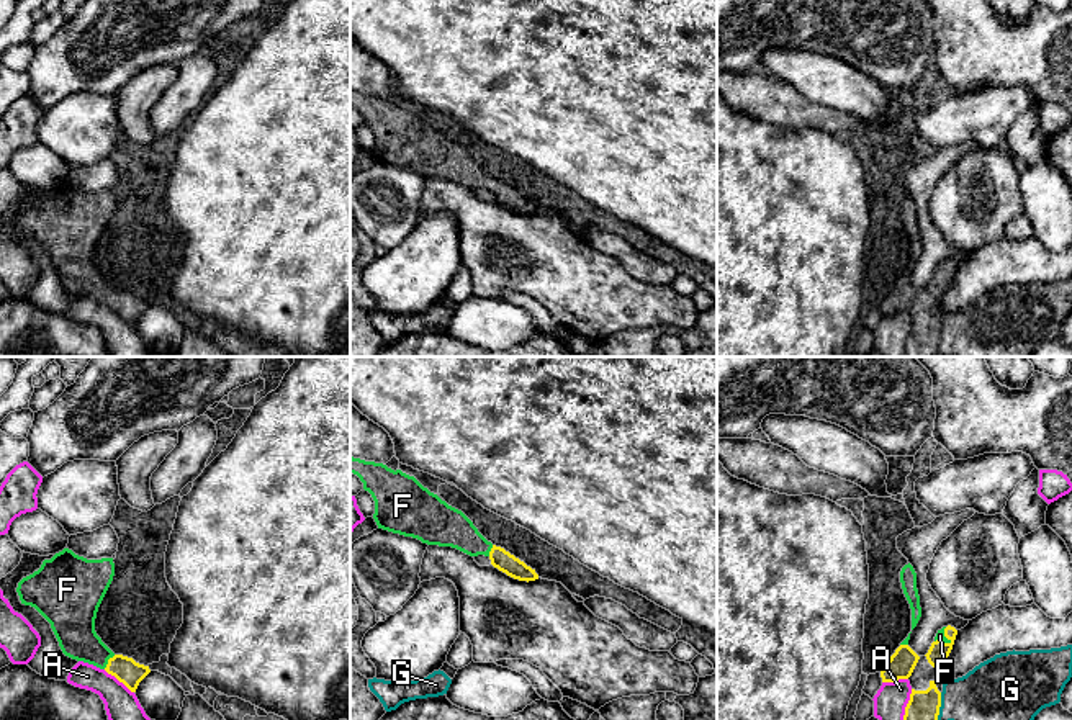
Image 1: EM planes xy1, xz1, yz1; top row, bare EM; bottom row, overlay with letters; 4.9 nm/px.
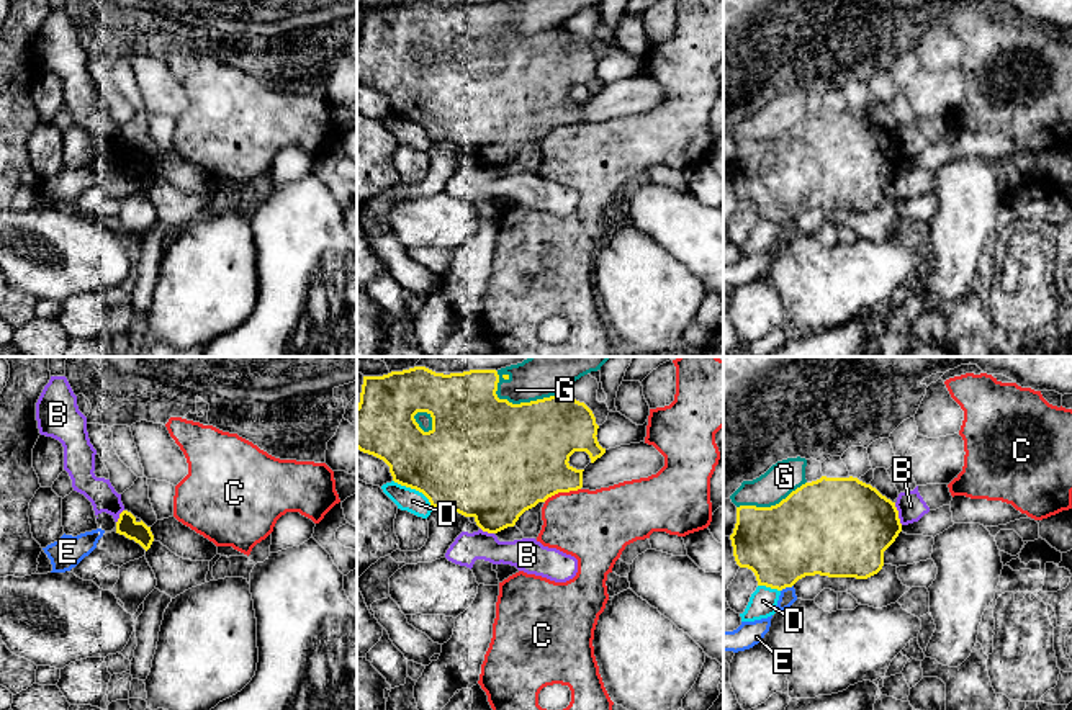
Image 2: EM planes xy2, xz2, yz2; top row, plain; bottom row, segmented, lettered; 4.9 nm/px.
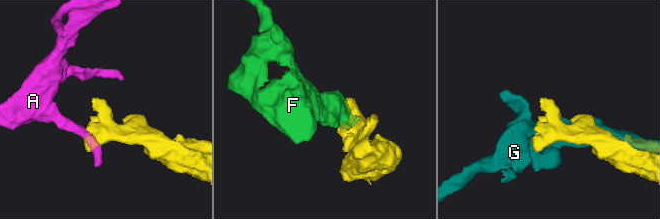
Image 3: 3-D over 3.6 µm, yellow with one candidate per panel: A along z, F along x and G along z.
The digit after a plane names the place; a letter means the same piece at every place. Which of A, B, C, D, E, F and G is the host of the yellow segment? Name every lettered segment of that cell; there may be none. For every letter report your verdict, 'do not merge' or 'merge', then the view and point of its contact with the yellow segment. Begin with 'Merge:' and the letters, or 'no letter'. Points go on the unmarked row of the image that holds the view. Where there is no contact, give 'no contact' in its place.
Merge: F
A: do not merge; contact xy1 (118, 313)
B: do not merge; contact yz2 (897, 148)
C: do not merge; contact xz2 (562, 125)
D: do not merge; contact xz2 (414, 121)
E: do not merge; contact yz2 (786, 220)
F: merge; contact xy1 (108, 295)
G: do not merge; contact xz2 (517, 38)

